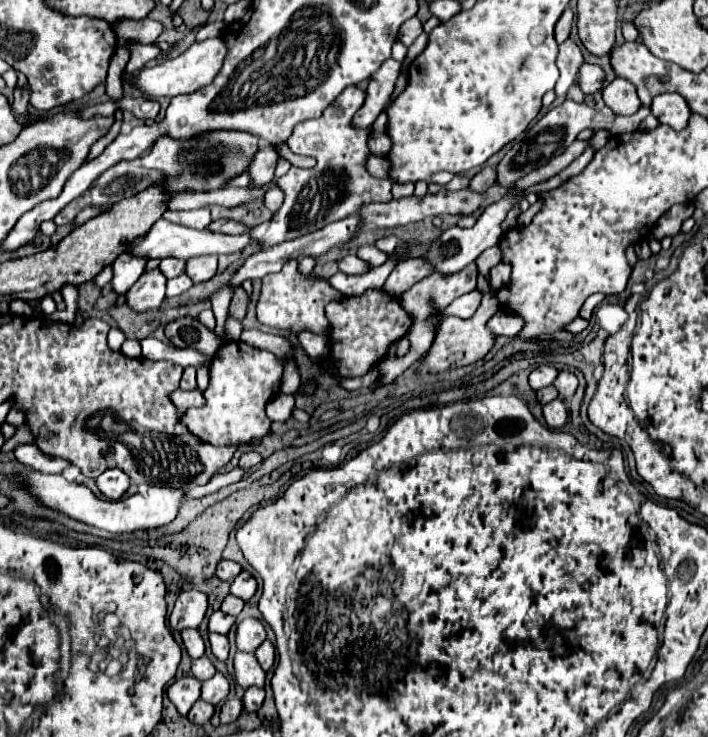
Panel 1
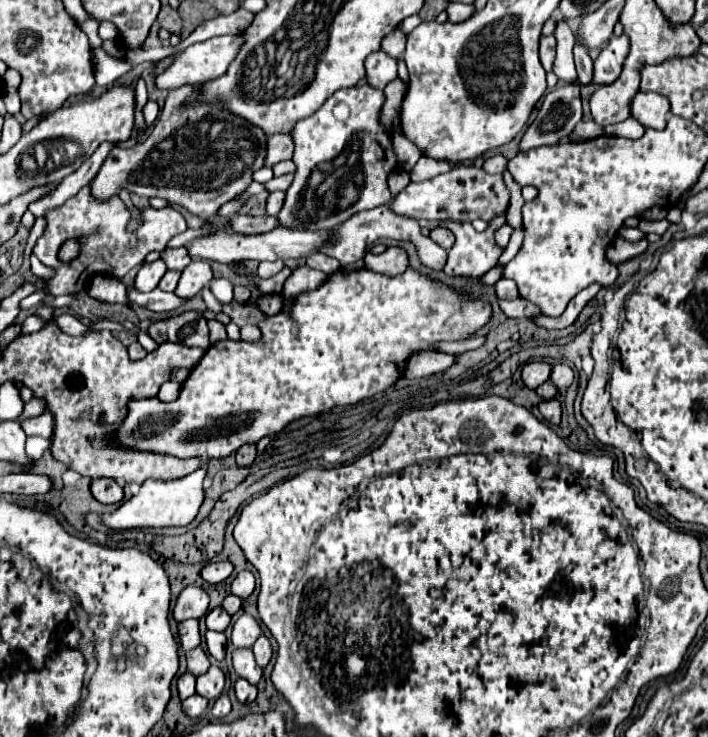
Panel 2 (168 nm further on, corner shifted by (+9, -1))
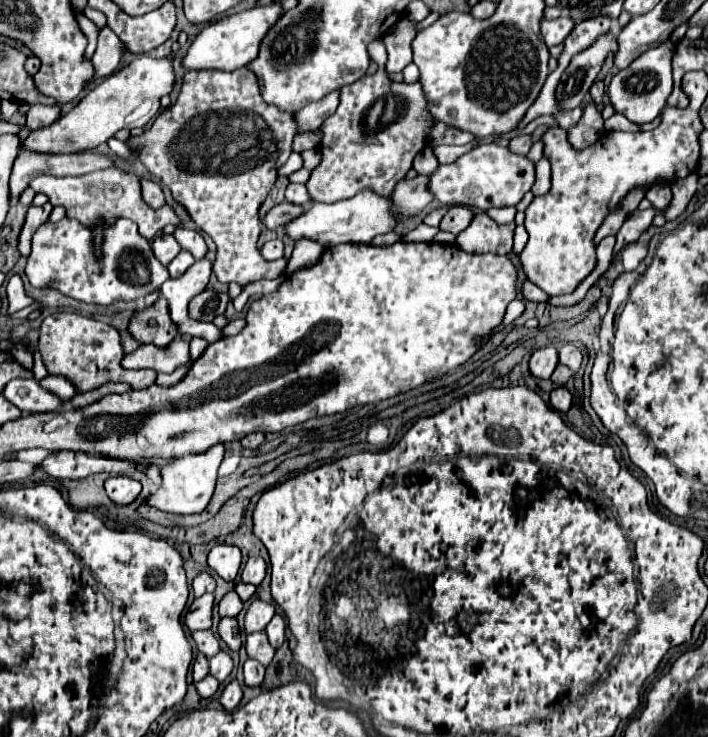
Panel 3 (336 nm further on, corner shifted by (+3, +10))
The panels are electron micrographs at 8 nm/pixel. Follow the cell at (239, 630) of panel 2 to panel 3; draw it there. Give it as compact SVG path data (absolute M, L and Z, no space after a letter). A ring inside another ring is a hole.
M253 600L247 614L245 614L245 630L247 630L247 634L263 630L271 622L273 616L275 616L275 606L273 604L263 602L263 600Z

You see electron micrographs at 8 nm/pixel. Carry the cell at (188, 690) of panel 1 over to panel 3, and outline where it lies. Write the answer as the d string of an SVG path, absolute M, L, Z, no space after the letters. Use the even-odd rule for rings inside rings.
M199 654L193 662L193 682L203 680L207 674L209 674L209 660L203 654Z

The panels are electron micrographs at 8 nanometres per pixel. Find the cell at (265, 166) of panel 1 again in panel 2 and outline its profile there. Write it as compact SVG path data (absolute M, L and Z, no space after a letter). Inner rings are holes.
M287 133L273 135L267 139L267 157L265 157L265 167L273 167L279 161L291 159L293 153L293 141L289 139Z

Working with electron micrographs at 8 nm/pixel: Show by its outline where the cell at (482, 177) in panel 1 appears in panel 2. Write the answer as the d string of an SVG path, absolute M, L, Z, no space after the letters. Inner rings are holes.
M501 155L489 157L489 159L483 163L483 171L487 171L487 173L503 173L503 171L505 171L505 163L507 163L507 159L501 157Z

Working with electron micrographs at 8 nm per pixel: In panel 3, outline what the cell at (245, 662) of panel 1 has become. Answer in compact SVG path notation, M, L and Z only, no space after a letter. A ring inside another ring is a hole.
M265 632L249 634L247 636L247 642L245 642L245 648L247 648L249 658L259 660L263 666L267 666L273 660L273 654L275 654L275 648L269 644Z

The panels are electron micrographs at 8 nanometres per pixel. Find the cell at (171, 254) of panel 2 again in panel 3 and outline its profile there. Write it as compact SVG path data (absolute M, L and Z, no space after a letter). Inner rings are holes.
M177 228L177 230L175 230L175 238L177 238L177 242L181 244L181 248L183 248L183 250L193 252L195 260L205 258L205 254L207 254L207 244L205 244L203 236L201 236L197 230Z

